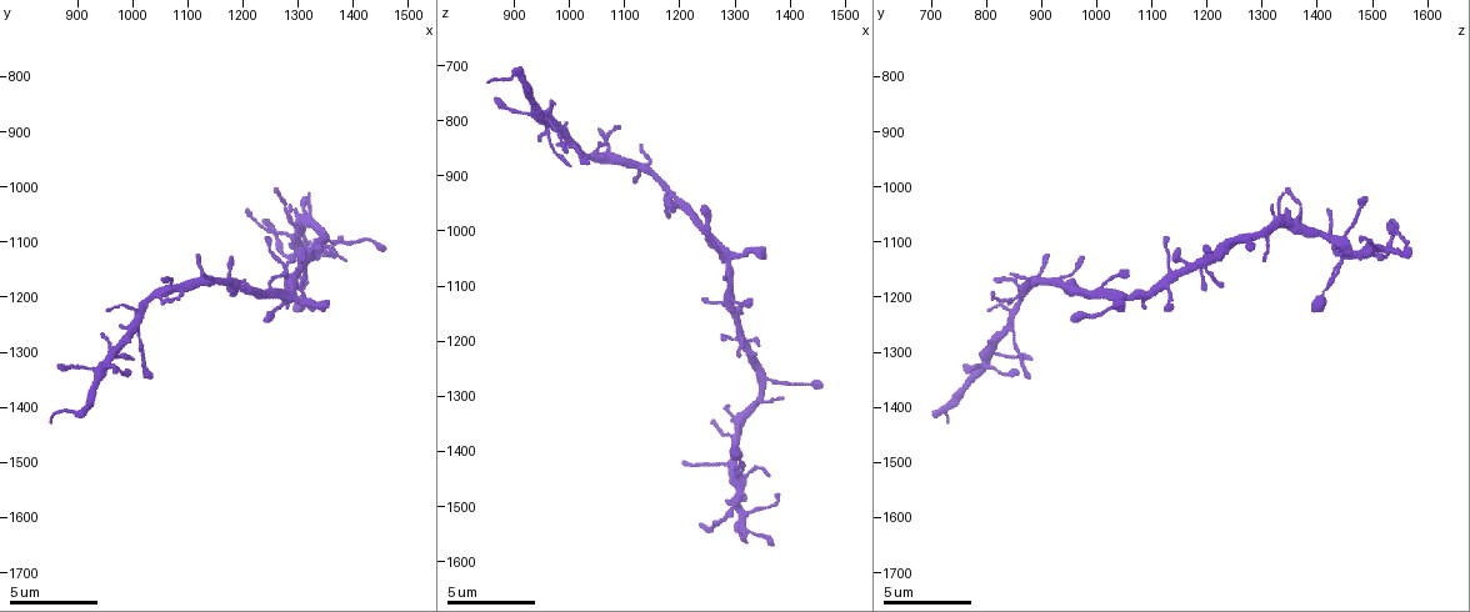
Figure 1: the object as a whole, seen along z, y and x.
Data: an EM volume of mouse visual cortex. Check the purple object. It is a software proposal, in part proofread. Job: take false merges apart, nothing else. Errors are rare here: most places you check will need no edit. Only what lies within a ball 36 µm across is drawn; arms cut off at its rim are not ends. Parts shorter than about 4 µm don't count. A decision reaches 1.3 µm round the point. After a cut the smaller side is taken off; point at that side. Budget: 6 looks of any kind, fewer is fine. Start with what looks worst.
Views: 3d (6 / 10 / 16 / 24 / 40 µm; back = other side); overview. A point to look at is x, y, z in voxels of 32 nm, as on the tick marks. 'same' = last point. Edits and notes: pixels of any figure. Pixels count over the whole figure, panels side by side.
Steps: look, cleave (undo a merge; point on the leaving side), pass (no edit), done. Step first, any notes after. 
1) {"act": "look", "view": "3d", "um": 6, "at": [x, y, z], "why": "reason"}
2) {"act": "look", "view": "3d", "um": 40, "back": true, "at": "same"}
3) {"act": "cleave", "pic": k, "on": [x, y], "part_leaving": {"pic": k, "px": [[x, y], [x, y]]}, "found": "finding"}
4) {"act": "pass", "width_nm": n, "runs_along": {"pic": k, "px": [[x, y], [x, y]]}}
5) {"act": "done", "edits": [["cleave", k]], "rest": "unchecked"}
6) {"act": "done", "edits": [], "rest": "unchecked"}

{"act": "look", "view": "3d", "um": 10, "at": [1020, 1210, 855], "why": "four-way junction"}

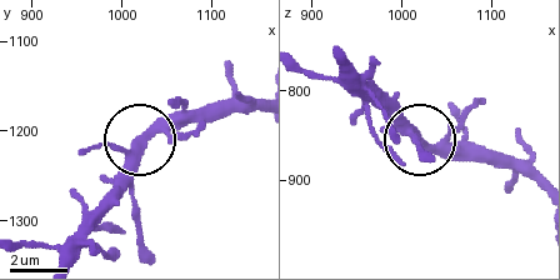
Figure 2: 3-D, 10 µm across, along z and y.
{"act": "pass", "arms": 4, "runs_along": {"pic": 2, "px": [[256, 109], [155, 128], [144, 138], [134, 166], [100, 200]]}, "found": "all the same neuron"}

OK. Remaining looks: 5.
{"act": "look", "view": "3d", "um": 10, "at": [1270, 1205, 1025], "why": "four-way junction"}

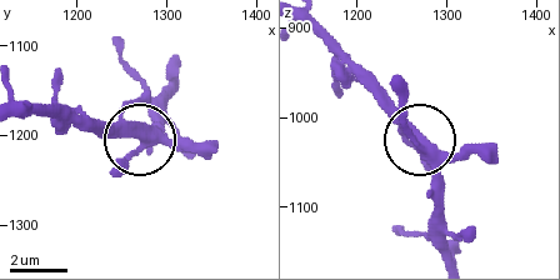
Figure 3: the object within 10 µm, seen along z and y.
{"act": "look", "view": "3d", "um": 6, "at": [1270, 1205, 1025], "why": "closer look"}

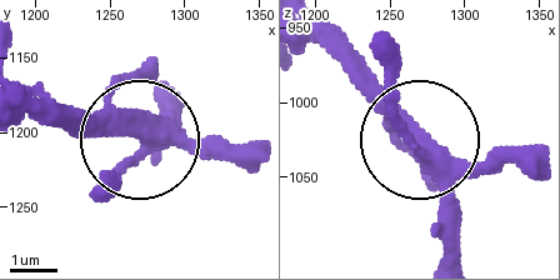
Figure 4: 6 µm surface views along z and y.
{"act": "pass", "width_nm": 370, "runs_along": {"pic": 4, "px": [[431, 144], [424, 156], [444, 204], [444, 248]]}, "found": "continuous, no second neuron"}

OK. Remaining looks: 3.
{"act": "look", "view": "3d", "um": 6, "at": [1160, 1170, 900], "why": "three-way junction"}

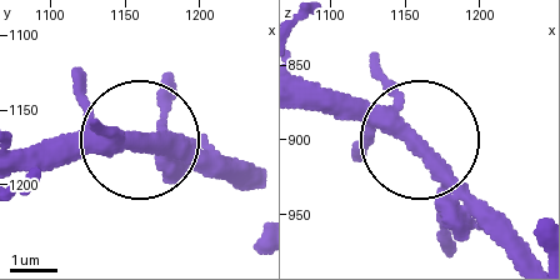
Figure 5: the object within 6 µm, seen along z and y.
{"act": "pass", "runs_along": {"pic": 5, "px": [[536, 259], [429, 151], [313, 84]]}, "found": "continuous, no second neuron"}

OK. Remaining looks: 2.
{"act": "done", "edits": [], "rest": "unchecked"}

